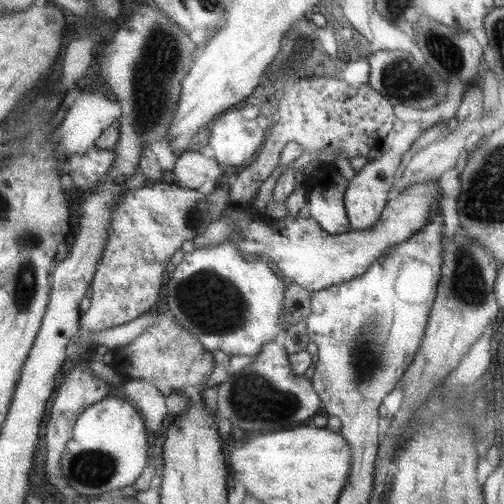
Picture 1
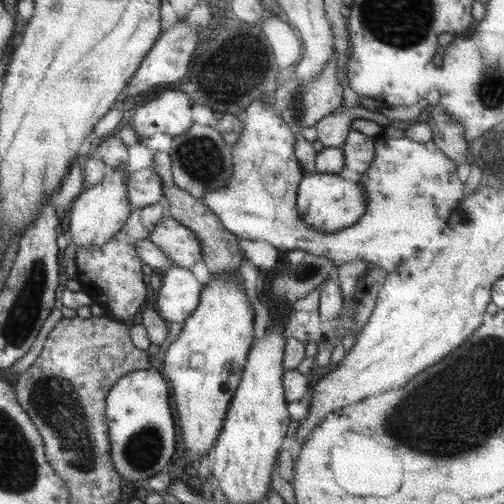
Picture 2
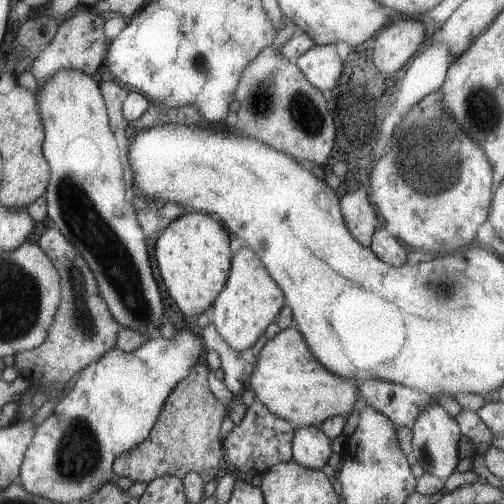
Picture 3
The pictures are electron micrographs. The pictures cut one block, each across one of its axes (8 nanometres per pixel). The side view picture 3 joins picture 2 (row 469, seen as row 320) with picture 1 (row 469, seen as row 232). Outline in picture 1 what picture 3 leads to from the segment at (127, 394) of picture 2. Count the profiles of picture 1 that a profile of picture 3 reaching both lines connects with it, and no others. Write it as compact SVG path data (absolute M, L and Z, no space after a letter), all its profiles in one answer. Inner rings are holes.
M109 396L103 402L91 406L85 410L85 414L79 418L75 428L75 438L67 446L67 454L63 456L61 470L65 478L71 482L71 488L77 492L77 496L85 494L91 498L103 498L105 494L117 494L121 488L131 486L135 480L143 478L143 472L149 468L149 426L147 420L141 416L139 408L131 404L123 396Z

